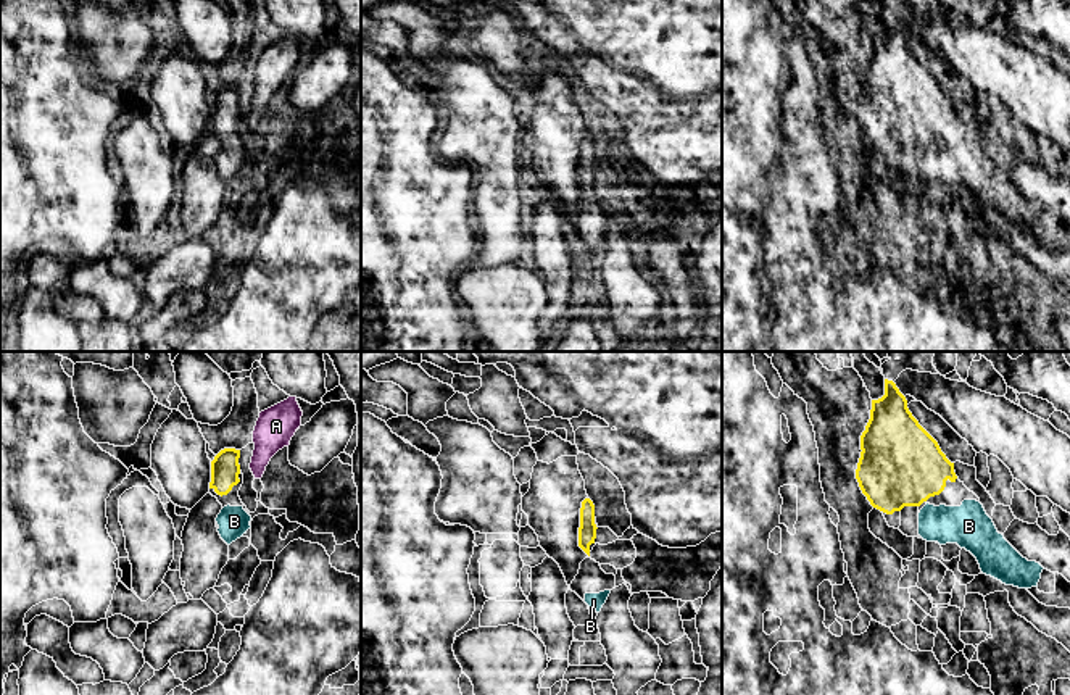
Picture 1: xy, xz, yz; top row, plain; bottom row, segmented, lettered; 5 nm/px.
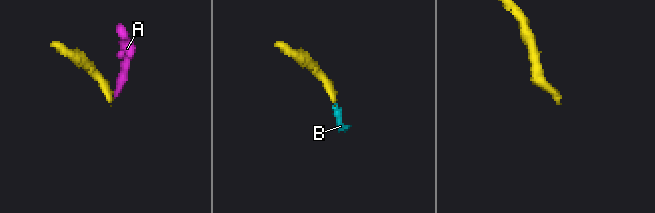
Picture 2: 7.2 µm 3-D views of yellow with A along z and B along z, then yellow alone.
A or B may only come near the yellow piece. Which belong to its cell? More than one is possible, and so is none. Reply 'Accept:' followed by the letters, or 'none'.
Accept: B

